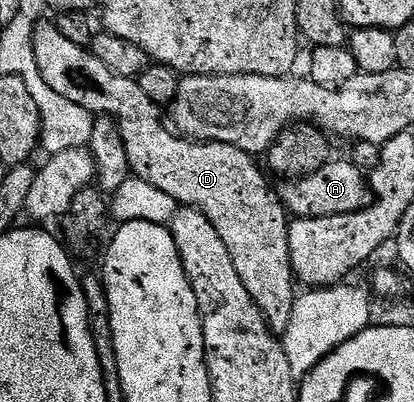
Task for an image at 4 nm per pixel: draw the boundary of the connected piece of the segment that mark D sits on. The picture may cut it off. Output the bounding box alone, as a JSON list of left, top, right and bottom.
[33,18,297,334]

